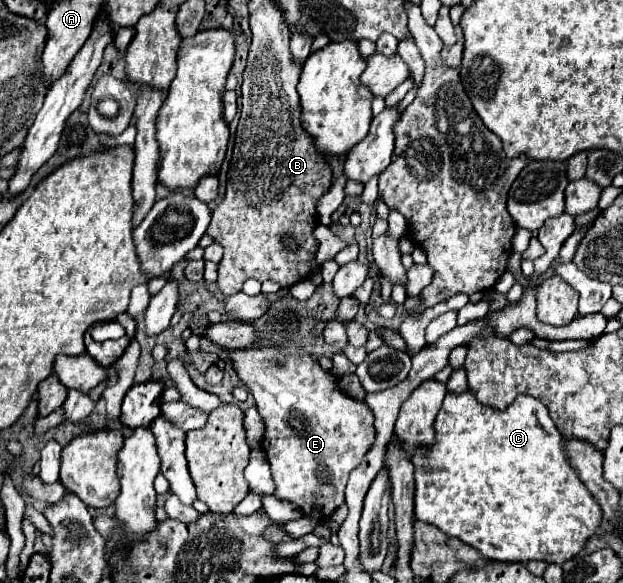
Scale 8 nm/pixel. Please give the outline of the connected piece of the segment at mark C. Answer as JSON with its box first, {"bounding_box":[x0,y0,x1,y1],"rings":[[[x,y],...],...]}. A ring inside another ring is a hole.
{"bounding_box":[412,391,602,565],"rings":[[[470,391],[460,393],[460,395],[448,393],[442,409],[438,413],[438,419],[434,423],[434,429],[436,429],[436,443],[430,447],[430,451],[426,449],[426,453],[416,453],[412,459],[412,463],[416,467],[414,477],[416,477],[416,519],[418,521],[424,521],[428,525],[436,525],[440,531],[444,531],[450,537],[458,537],[466,545],[476,547],[490,561],[528,563],[528,561],[536,559],[536,561],[562,565],[564,561],[570,561],[572,557],[576,557],[586,547],[588,539],[592,539],[598,533],[600,523],[602,523],[602,509],[600,509],[598,501],[594,499],[594,495],[582,485],[578,473],[574,473],[574,469],[566,457],[566,451],[564,451],[562,435],[556,429],[554,421],[550,419],[548,409],[546,409],[546,405],[542,405],[542,401],[528,397],[528,395],[520,395],[520,397],[516,397],[516,401],[506,411],[496,411],[492,407],[478,403],[478,399]]]}

